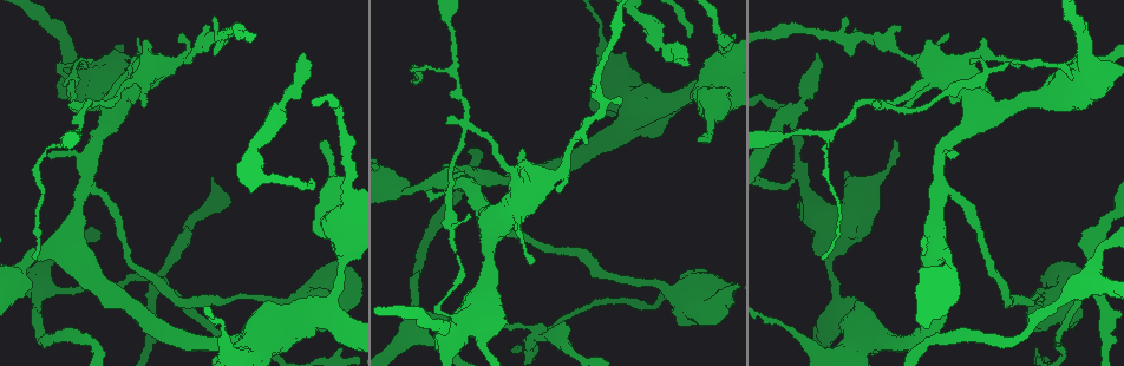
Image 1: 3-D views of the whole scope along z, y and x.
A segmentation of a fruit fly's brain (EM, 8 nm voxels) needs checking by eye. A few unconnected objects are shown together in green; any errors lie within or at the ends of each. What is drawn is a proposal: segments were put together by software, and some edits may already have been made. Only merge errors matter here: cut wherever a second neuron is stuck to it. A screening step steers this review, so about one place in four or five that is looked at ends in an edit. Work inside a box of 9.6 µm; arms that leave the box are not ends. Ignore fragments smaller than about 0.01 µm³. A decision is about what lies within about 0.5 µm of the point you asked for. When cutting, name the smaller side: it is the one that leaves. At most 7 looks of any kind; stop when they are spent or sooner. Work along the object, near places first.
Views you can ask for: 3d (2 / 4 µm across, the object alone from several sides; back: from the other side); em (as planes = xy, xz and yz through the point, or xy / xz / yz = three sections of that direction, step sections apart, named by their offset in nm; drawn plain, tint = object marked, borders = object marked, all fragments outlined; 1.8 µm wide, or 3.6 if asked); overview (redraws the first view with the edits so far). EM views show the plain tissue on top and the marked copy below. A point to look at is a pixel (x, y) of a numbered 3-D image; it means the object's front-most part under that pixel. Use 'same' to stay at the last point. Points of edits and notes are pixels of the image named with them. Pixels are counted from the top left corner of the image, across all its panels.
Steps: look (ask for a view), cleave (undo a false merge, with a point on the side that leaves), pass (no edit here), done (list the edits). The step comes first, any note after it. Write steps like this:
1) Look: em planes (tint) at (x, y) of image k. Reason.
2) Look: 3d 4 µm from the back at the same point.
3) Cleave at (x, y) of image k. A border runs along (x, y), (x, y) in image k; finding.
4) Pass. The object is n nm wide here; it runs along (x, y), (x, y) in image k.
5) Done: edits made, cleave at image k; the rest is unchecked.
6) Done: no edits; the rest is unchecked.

Look: 3d 4 µm at (390, 191) of image 1. Thick turns thin.

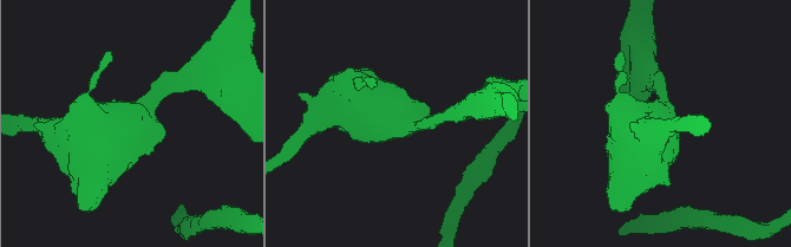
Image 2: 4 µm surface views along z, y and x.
Look: em 3.6 µm yz step 8 (tint) at (131, 115) of image 2.

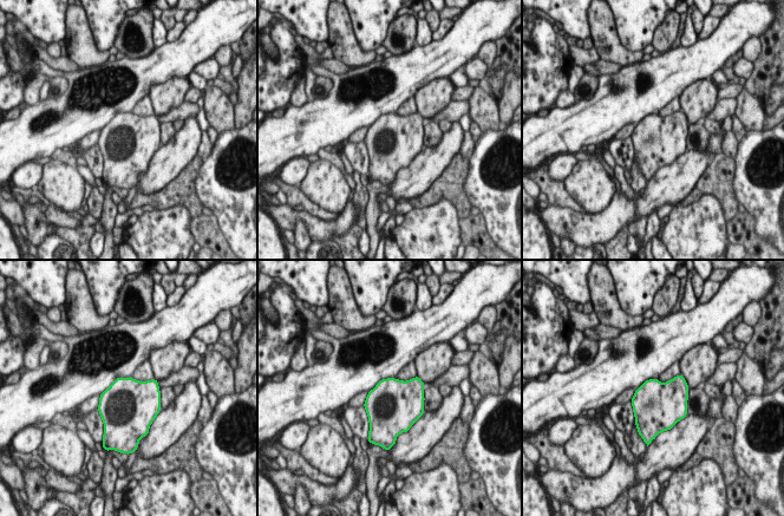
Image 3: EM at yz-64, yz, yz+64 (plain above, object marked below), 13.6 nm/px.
Look: em 3.6 µm planes (tint) at the same point.

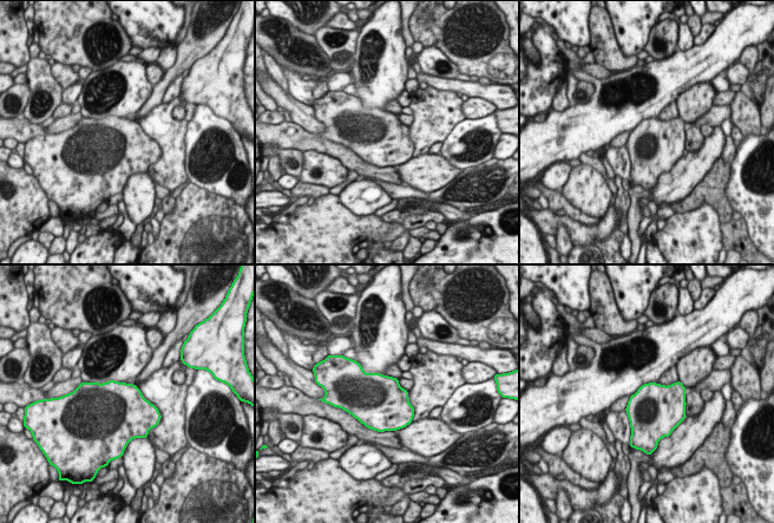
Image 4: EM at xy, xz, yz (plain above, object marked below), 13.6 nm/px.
Pass. Continuous, no second neuron.

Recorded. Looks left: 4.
Look: 3d 2 µm at (535, 327) of image 1. Four arms meet.

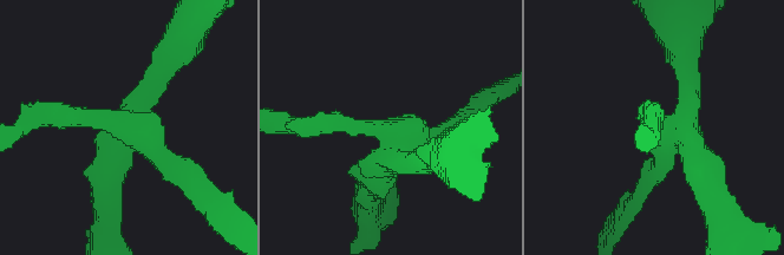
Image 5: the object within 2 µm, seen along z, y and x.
Look: em 3.6 µm xy step 16 (tint) at (386, 133) of image 5. 4 arms meet here.

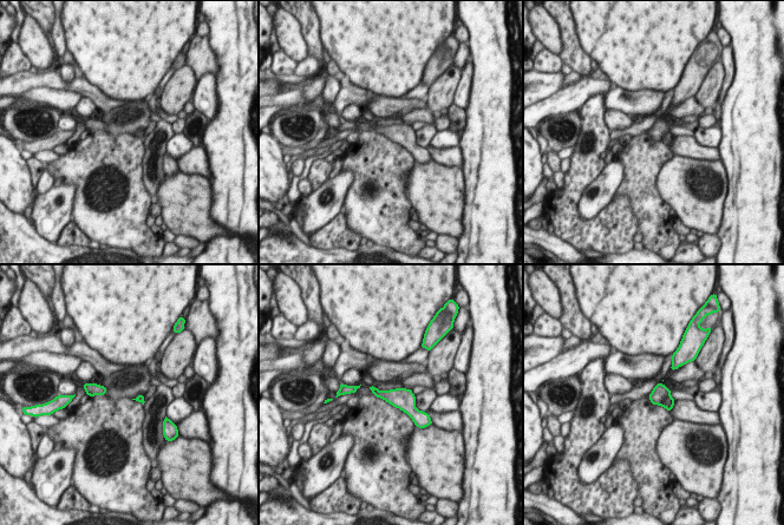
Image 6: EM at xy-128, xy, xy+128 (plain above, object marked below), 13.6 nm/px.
Cleave at (660, 392) of image 6. The object is 30 nm wide here; a border runs along (670, 392), (660, 405) in image 6; two neurons meet here.

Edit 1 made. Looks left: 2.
Done: edits made, cleave at image 6; the rest is unchecked.

